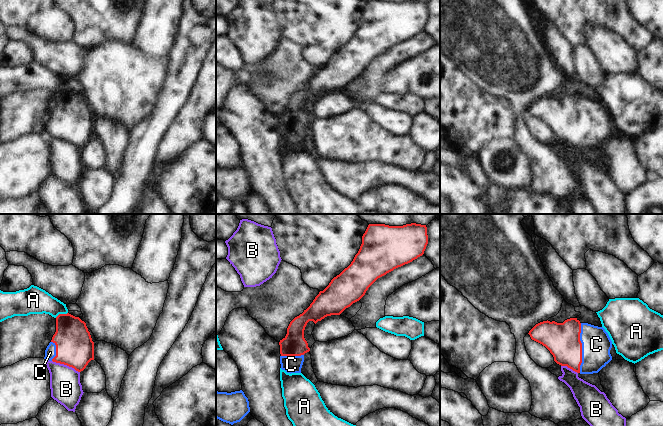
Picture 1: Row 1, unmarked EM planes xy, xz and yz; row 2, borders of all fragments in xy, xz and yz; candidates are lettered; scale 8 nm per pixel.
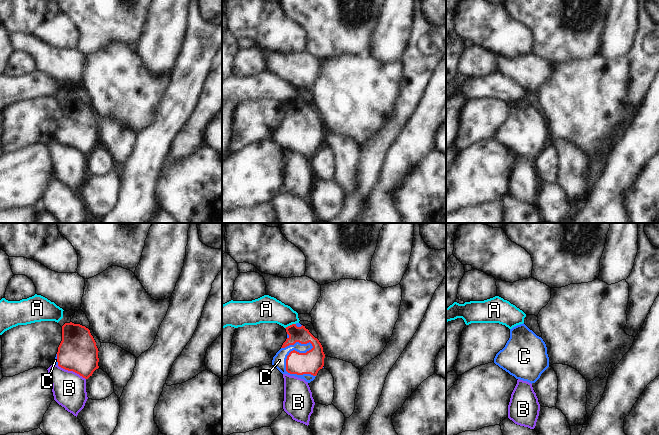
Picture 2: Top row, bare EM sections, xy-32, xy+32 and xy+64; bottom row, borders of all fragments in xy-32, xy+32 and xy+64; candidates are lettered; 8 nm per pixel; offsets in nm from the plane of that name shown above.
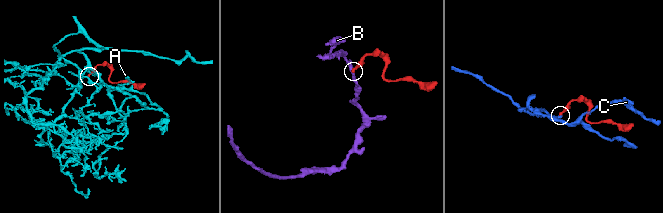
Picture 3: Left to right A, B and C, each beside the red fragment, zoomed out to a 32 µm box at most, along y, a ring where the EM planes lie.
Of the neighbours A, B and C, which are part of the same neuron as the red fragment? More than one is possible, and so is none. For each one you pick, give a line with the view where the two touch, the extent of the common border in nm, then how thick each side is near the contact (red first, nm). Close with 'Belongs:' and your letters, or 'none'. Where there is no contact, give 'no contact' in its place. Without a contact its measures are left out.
C: yz | 400 nm | 280/240 nm
Belongs: C

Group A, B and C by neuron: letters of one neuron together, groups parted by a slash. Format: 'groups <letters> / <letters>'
groups A / B / C

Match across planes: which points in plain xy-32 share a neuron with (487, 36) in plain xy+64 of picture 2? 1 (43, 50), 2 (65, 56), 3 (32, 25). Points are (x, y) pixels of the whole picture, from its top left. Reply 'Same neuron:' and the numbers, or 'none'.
Same neuron: 3

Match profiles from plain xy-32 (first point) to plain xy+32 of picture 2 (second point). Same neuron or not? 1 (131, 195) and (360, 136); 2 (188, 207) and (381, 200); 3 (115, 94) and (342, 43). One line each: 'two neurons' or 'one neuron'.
1: two neurons
2: two neurons
3: two neurons

